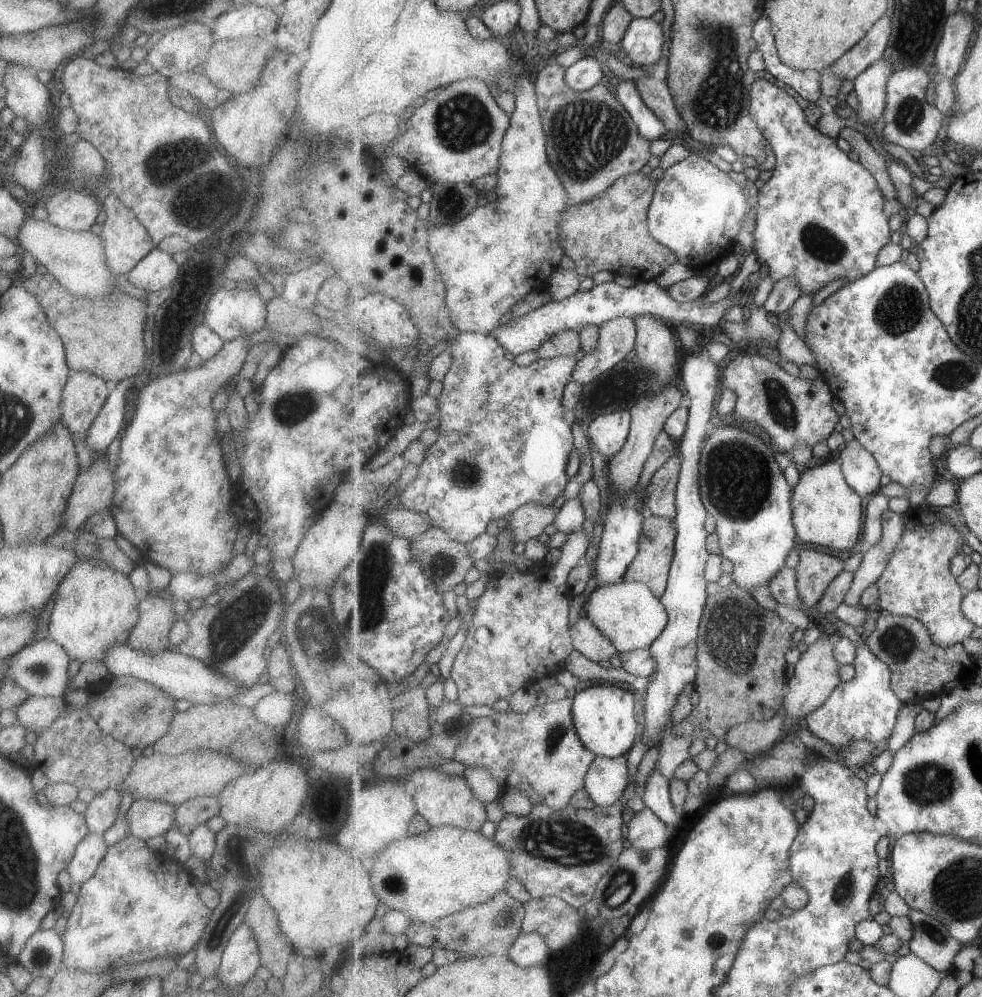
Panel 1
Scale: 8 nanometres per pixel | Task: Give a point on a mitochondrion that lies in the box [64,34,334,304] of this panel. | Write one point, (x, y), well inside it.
(202, 188)

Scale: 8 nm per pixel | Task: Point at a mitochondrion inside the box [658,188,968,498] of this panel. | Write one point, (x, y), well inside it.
(900, 308)

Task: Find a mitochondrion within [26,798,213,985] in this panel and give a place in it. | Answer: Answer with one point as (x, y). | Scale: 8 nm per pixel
(42, 956)

